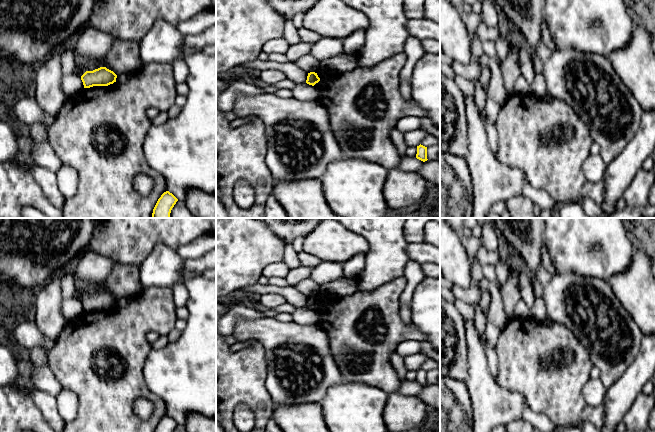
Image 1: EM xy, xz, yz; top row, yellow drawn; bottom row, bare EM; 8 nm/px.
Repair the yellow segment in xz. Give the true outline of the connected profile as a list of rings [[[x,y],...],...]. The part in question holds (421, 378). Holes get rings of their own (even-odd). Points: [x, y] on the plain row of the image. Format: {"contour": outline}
{"contour": [[[419,369],[417,370],[417,378],[416,378],[416,382],[425,386],[427,385],[427,371],[423,370],[423,369]]]}

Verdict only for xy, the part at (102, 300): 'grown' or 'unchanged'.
unchanged

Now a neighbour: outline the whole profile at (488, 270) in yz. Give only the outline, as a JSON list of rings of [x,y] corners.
[[[488,264],[488,265],[482,266],[482,272],[483,272],[484,278],[486,278],[489,281],[492,281],[492,282],[496,283],[497,285],[499,285],[497,278],[496,278],[496,274],[495,274],[494,264]]]

